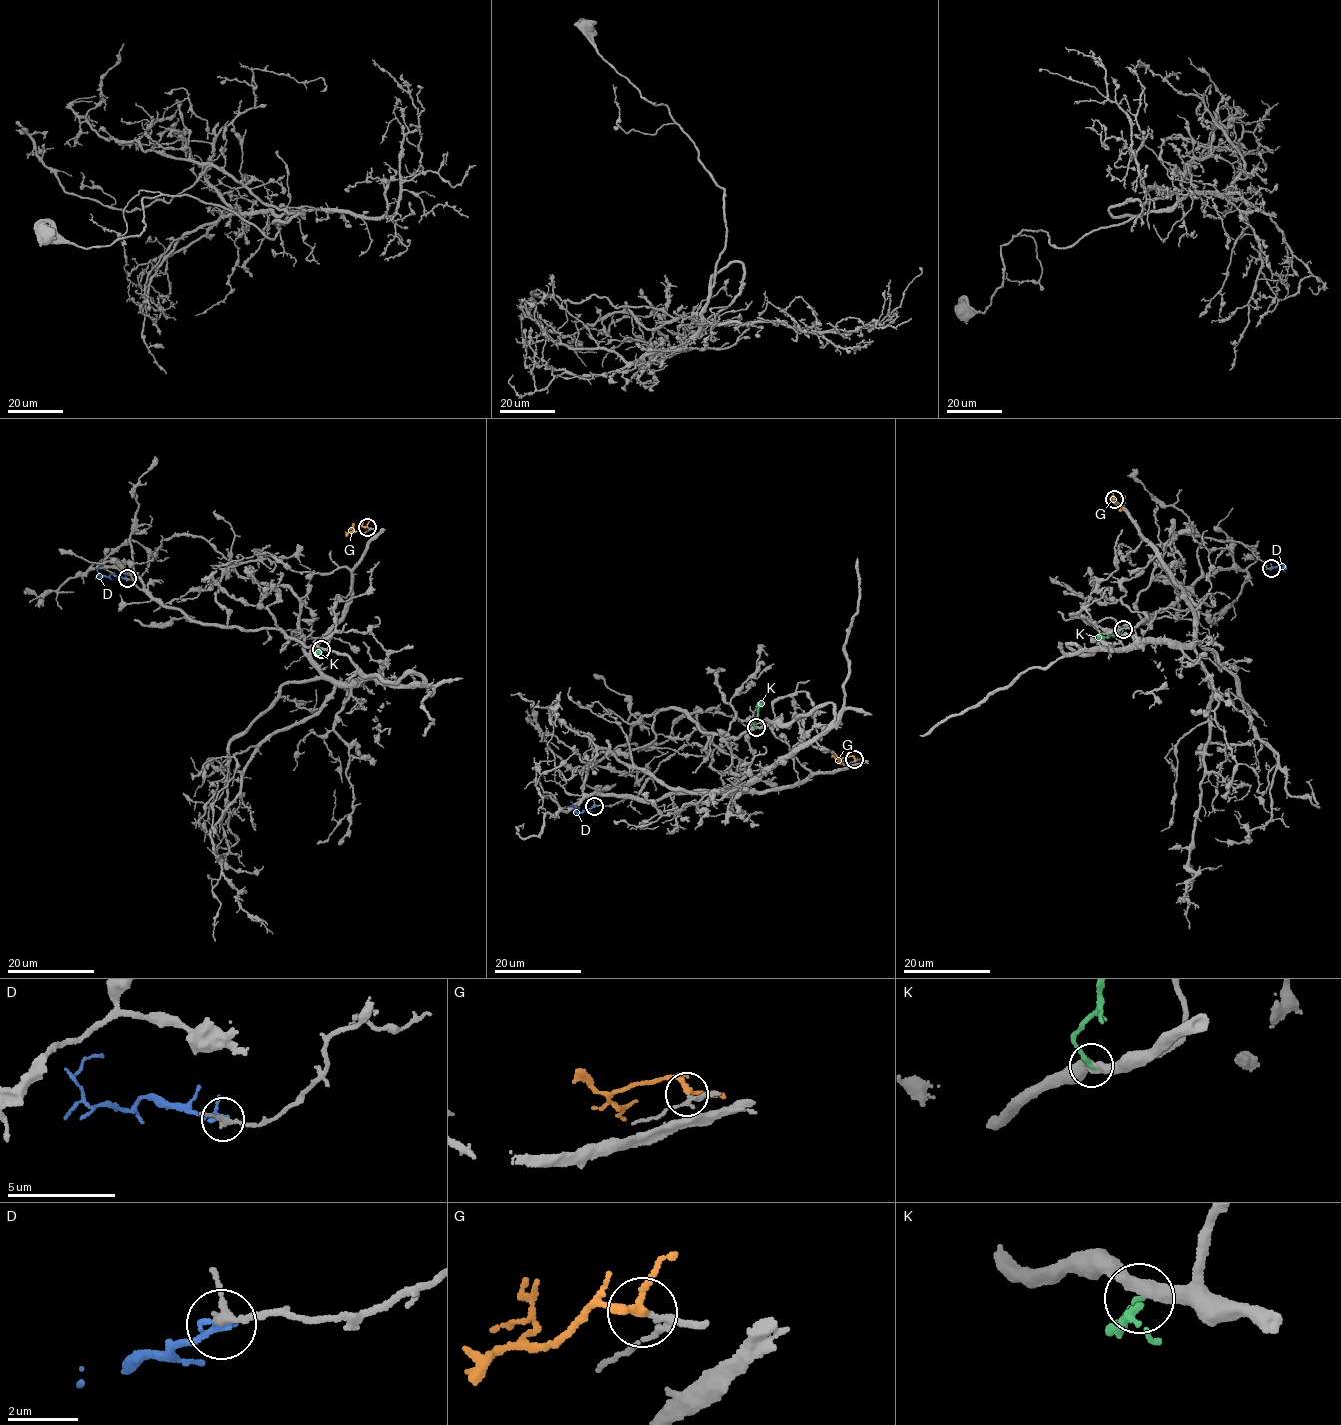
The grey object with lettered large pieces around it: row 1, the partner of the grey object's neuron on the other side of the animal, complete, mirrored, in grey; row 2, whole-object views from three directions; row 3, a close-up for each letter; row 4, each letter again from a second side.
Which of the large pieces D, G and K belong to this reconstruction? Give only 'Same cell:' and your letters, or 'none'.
Same cell: G

